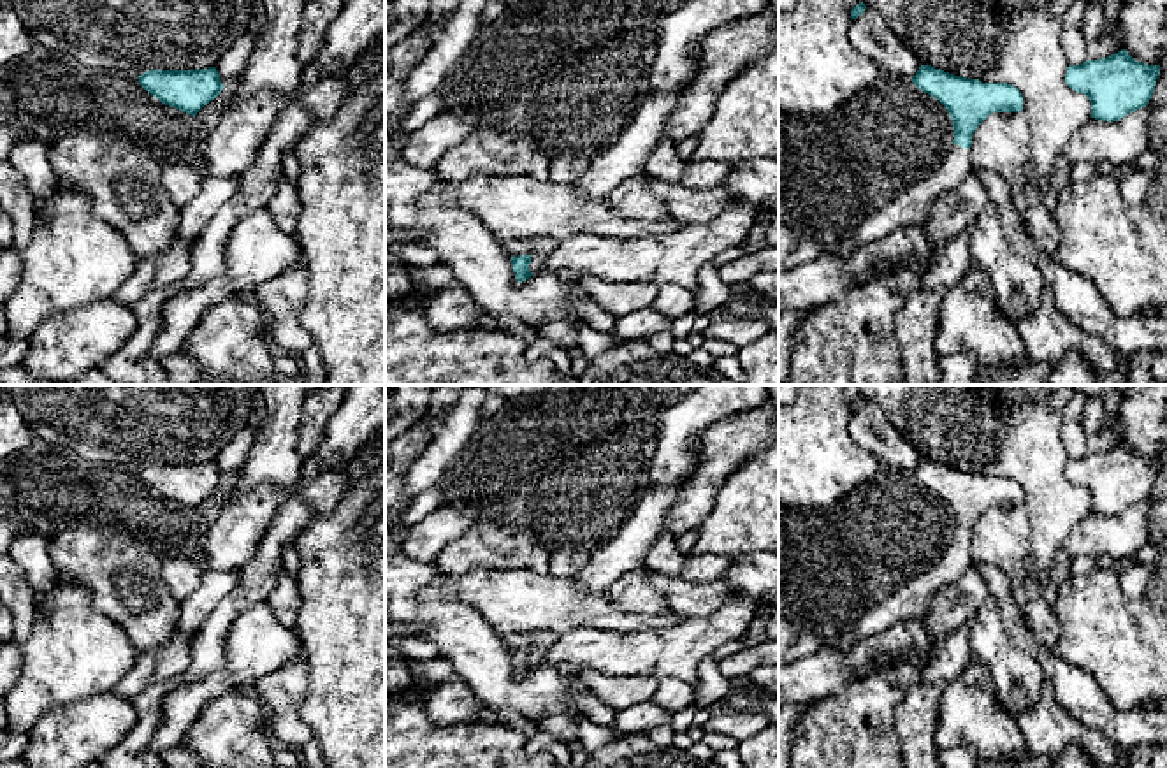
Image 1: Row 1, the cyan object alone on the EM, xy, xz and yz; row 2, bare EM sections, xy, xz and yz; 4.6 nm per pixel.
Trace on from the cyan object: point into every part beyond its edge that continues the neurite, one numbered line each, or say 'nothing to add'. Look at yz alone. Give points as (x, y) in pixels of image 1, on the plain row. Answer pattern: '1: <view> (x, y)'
1: yz (911, 598)

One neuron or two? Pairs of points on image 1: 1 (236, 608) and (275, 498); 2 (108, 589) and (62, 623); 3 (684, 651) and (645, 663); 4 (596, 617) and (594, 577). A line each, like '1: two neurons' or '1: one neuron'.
1: two neurons
2: two neurons
3: one neuron
4: two neurons

